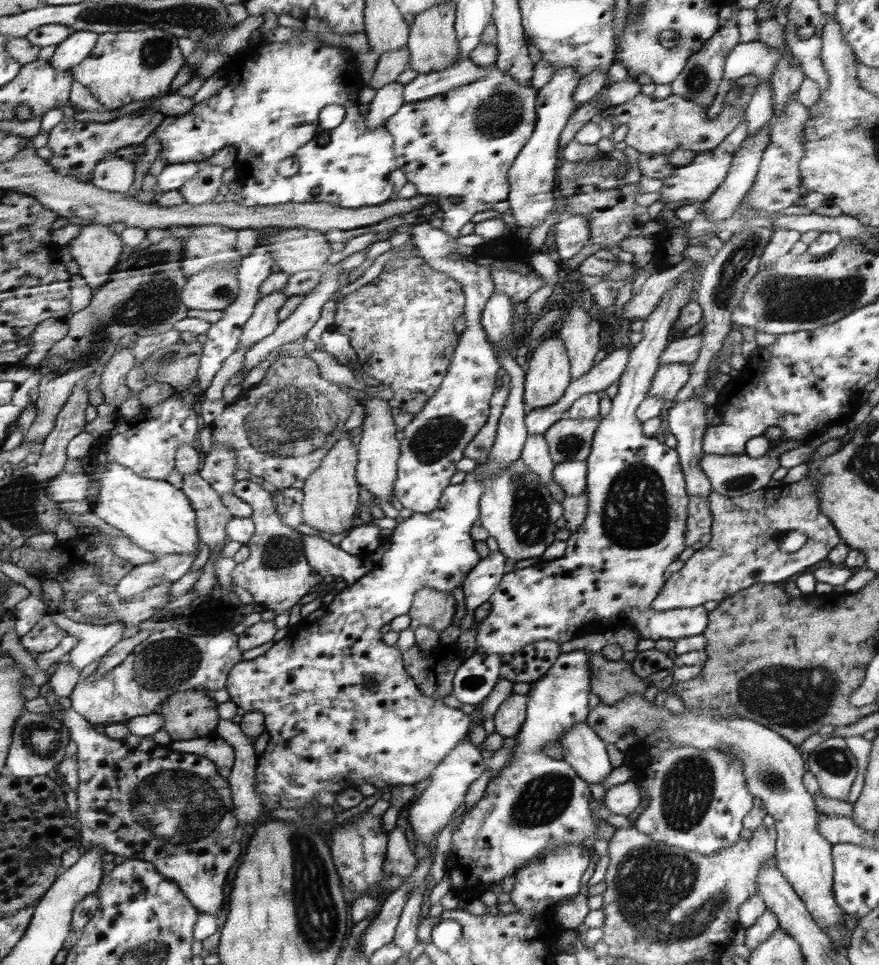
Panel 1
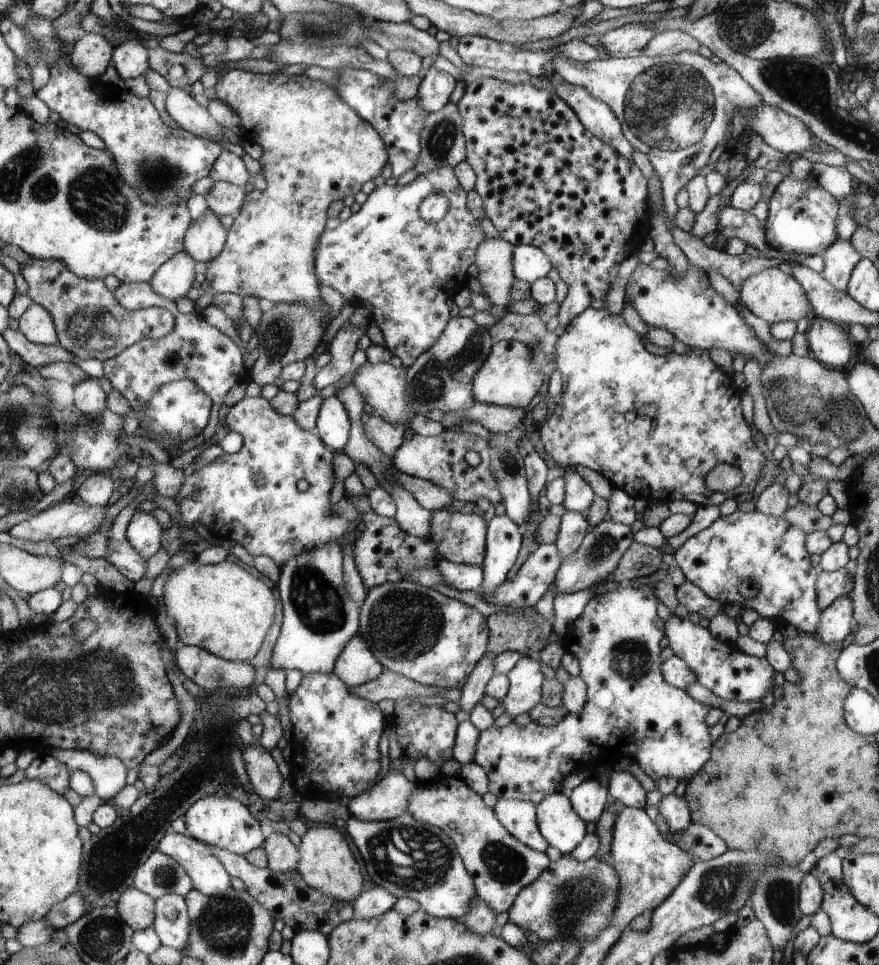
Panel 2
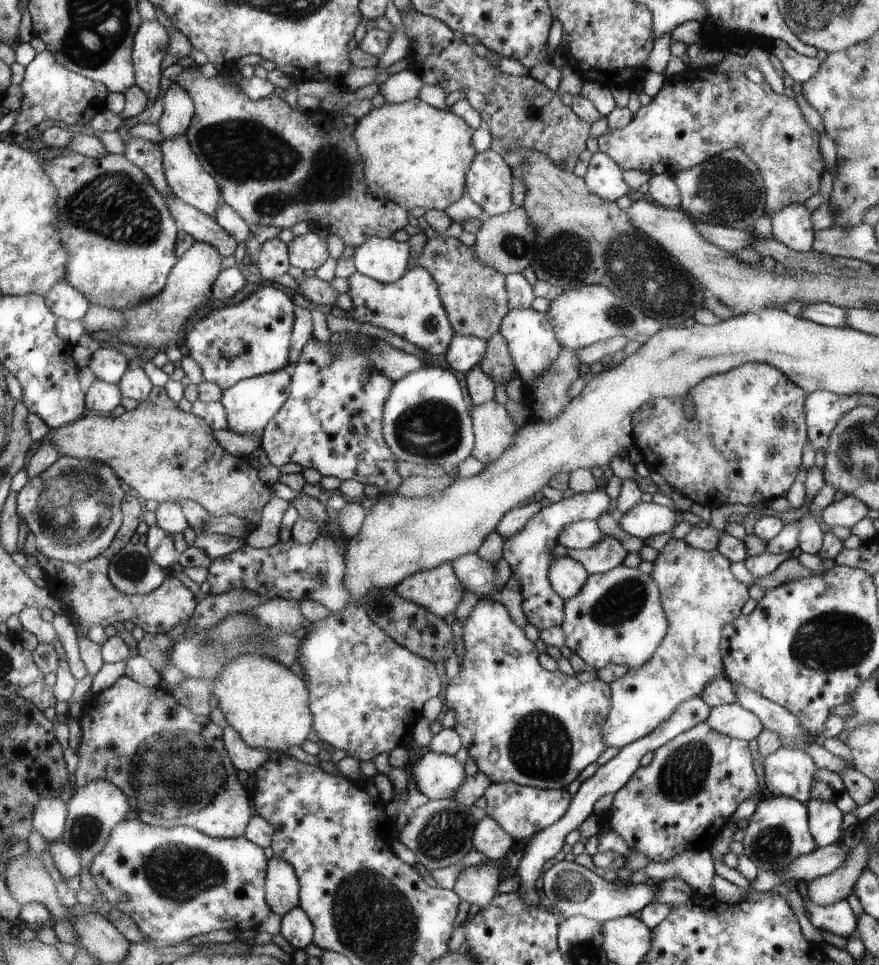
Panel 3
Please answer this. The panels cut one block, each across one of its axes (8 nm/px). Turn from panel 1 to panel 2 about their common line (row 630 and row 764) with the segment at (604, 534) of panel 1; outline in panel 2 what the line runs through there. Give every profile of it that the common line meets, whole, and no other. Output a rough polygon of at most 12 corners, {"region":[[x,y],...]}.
{"region":[[658,576],[560,640],[587,703],[479,732],[498,798],[538,804],[627,756],[657,781],[711,758],[713,708],[668,684]]}

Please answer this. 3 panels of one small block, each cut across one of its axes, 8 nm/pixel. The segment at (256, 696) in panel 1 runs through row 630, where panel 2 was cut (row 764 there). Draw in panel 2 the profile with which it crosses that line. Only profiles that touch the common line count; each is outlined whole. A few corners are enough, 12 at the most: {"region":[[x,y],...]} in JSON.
{"region":[[333,672],[289,698],[289,788],[347,808],[384,716]]}

